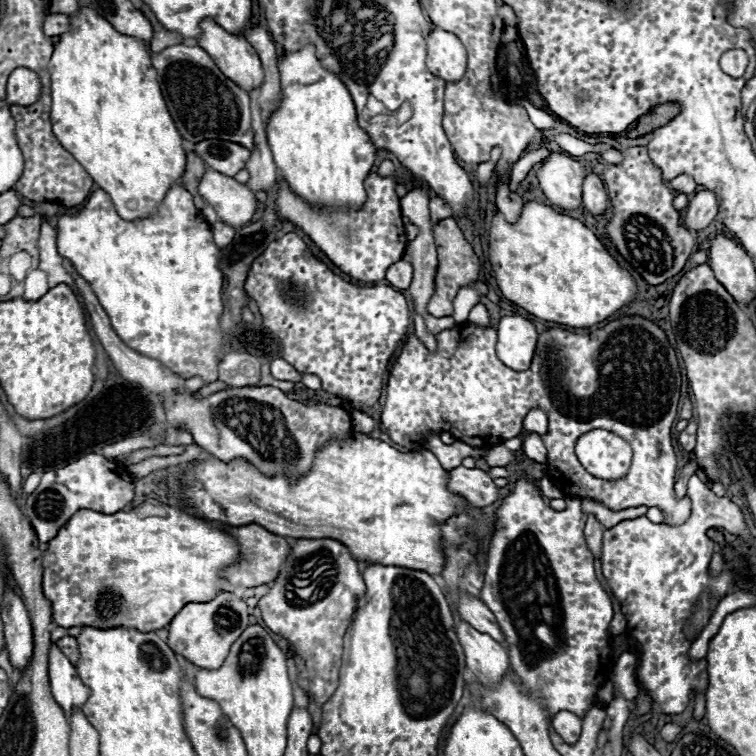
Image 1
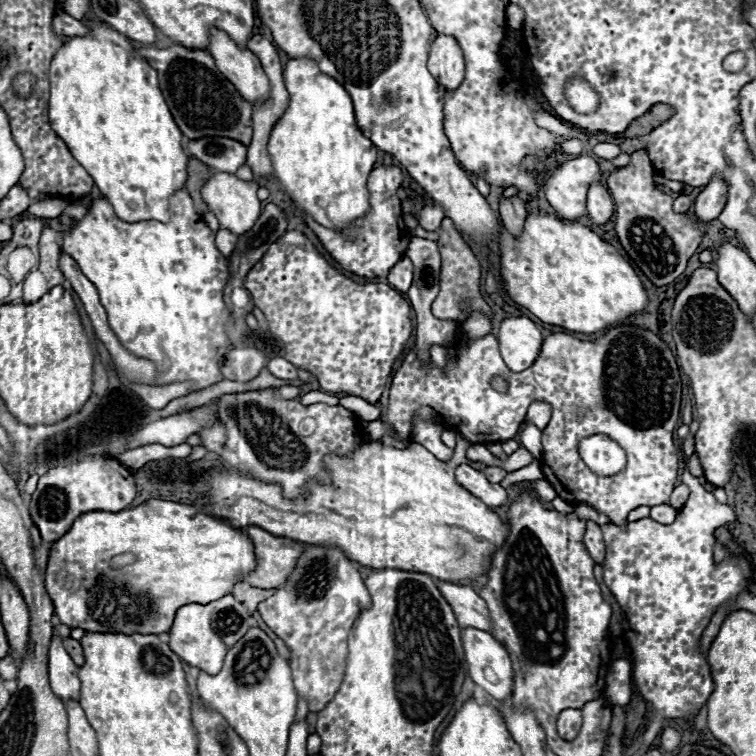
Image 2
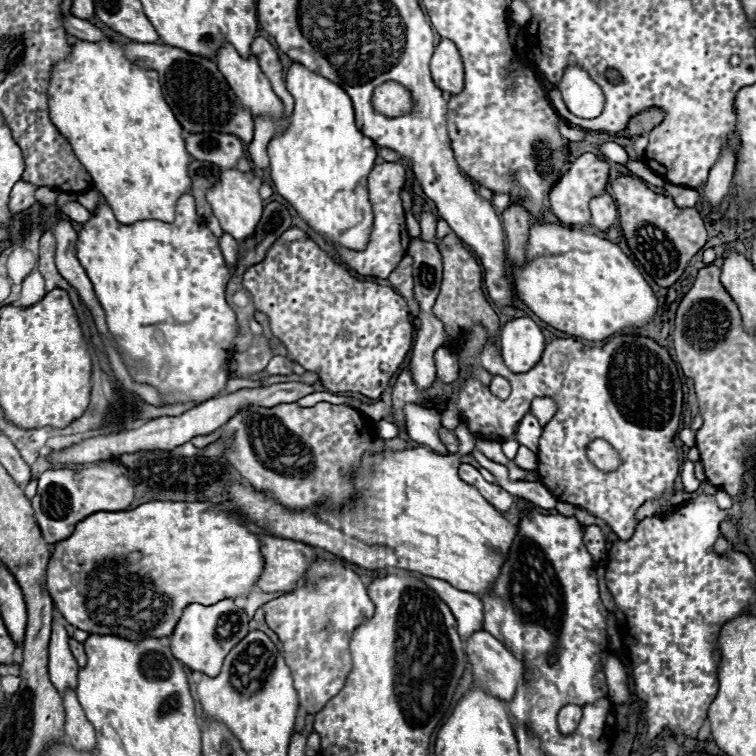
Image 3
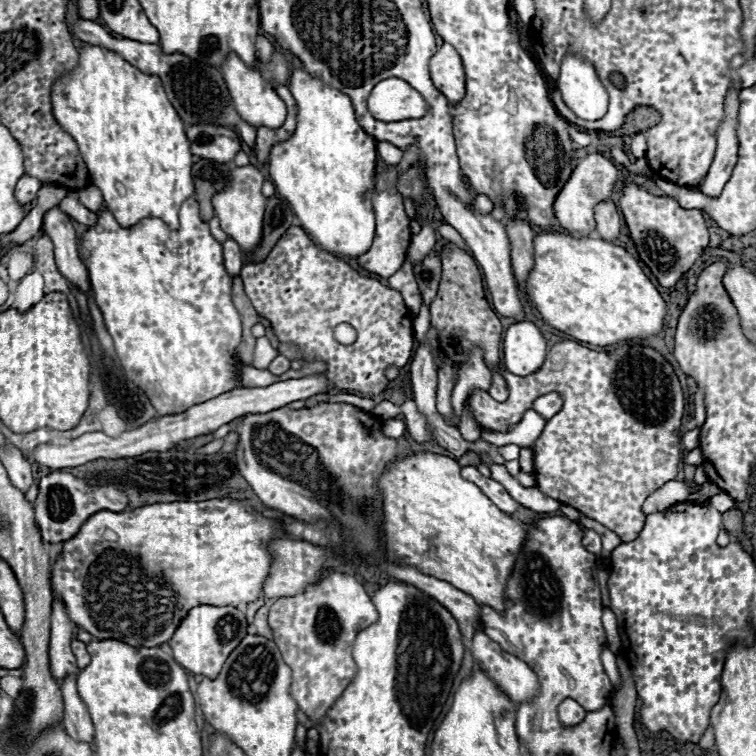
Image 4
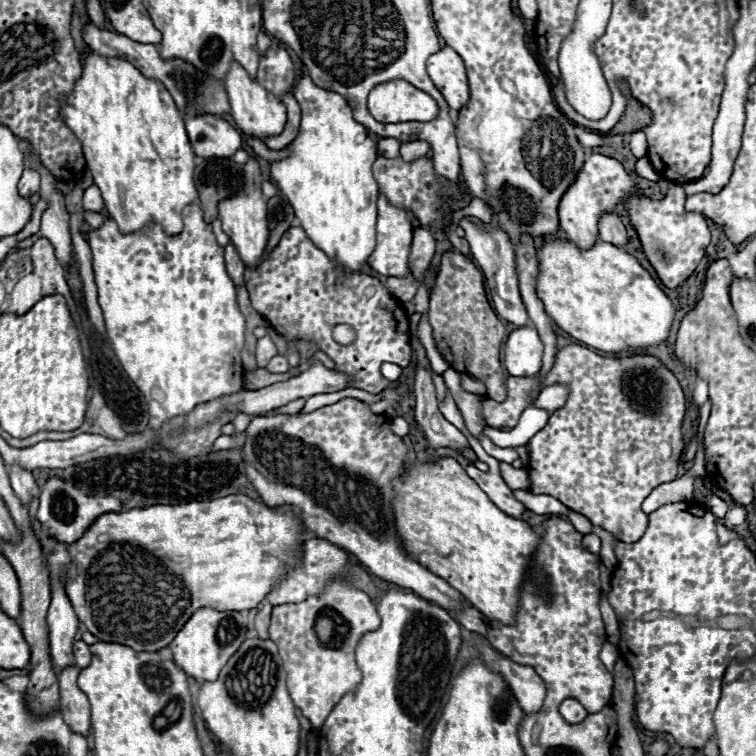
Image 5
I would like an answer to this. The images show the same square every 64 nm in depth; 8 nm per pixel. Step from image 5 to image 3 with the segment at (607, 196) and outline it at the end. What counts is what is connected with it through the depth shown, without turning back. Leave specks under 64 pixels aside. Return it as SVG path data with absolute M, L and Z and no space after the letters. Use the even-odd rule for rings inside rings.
M582 154L580 158L576 158L572 162L572 166L556 180L556 184L552 186L548 198L550 198L550 208L556 214L556 218L562 224L570 224L574 228L580 228L582 224L590 224L590 208L588 202L592 196L600 194L606 190L608 184L608 164L594 156L594 154Z

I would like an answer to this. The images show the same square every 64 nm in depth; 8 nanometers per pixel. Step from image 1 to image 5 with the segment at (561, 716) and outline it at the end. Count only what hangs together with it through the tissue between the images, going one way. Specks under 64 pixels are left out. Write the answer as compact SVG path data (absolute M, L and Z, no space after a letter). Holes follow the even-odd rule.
M566 698L560 704L560 714L570 724L578 724L578 722L582 722L588 716L588 712L584 710L584 706L578 700L574 700L574 698Z

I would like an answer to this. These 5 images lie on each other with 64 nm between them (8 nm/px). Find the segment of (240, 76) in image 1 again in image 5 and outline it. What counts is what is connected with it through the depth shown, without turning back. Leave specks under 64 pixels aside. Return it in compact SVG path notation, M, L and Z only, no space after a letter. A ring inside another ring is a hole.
M234 60L230 64L230 70L226 74L226 90L232 104L232 116L234 122L242 132L248 132L252 136L276 136L284 130L286 124L286 108L284 104L268 90L262 88L262 84L256 78L250 78L248 72Z

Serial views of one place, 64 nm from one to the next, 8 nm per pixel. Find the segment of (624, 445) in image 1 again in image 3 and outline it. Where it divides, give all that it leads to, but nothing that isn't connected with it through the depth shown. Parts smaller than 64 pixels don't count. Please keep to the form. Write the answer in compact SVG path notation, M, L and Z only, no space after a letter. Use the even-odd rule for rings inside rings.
M596 438L596 440L592 440L586 446L586 456L602 472L612 472L612 470L616 470L620 466L618 452L606 440L602 440L602 438Z

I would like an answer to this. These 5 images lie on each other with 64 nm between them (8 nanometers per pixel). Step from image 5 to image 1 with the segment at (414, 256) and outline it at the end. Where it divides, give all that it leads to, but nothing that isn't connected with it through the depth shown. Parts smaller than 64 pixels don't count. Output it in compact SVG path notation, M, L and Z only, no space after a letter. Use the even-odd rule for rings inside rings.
M434 196L430 200L430 218L432 218L432 222L436 222L440 218L448 218L448 216L452 216L452 210L450 210L448 202L440 196Z

